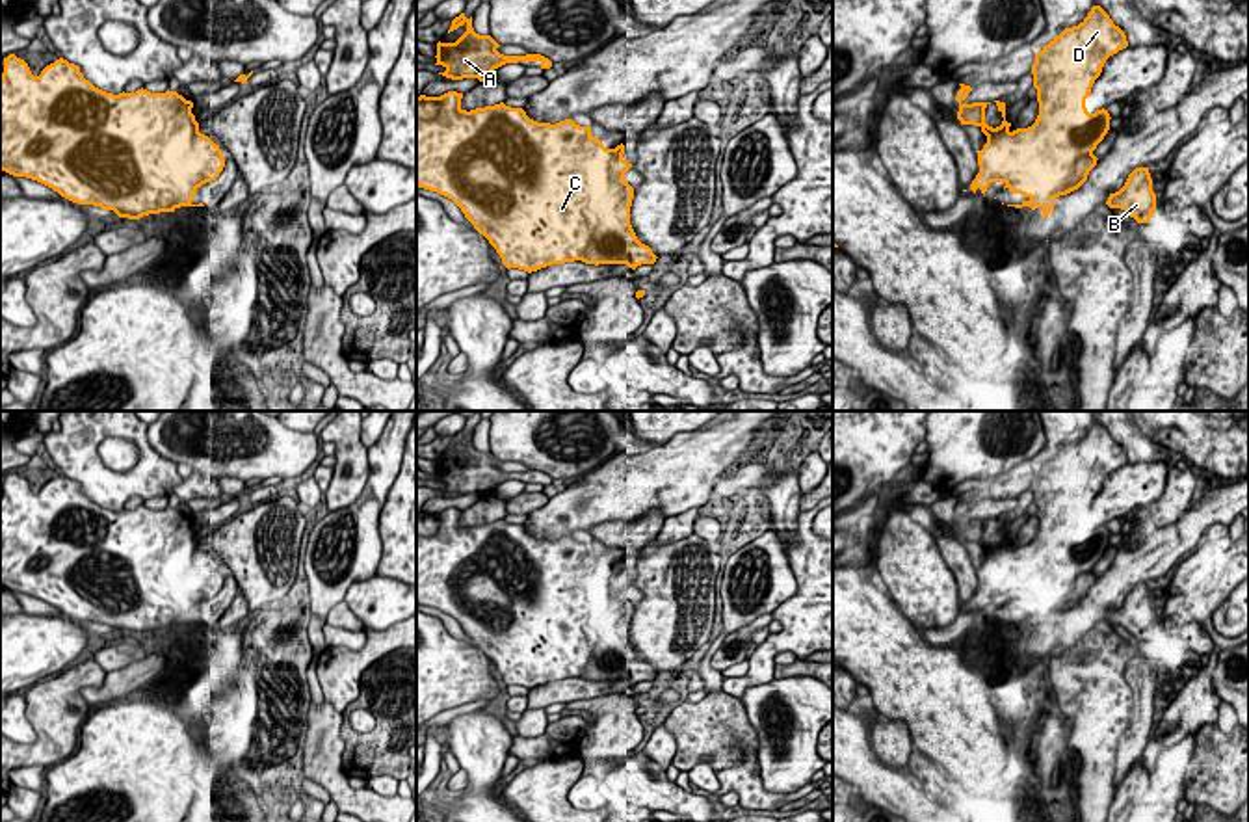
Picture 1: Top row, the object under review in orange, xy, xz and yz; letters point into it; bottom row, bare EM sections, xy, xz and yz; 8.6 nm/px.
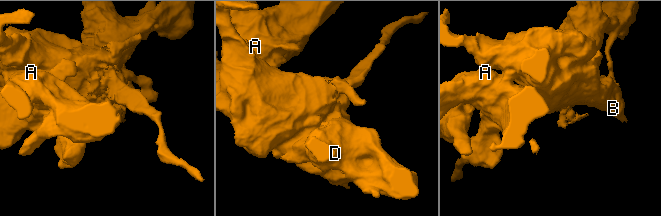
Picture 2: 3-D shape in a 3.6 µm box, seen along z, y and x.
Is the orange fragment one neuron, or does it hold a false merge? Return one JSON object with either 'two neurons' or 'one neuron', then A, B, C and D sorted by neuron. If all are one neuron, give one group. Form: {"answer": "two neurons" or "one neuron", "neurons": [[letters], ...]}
{"answer": "two neurons", "neurons": [["A", "D"], ["B", "C"]]}

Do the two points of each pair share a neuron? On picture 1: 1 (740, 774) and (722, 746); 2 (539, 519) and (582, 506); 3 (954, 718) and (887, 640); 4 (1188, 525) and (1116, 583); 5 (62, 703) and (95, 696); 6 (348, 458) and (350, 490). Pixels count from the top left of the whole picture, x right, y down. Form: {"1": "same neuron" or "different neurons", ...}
{"1": "different neurons", "2": "same neuron", "3": "same neuron", "4": "same neuron", "5": "different neurons", "6": "same neuron"}

